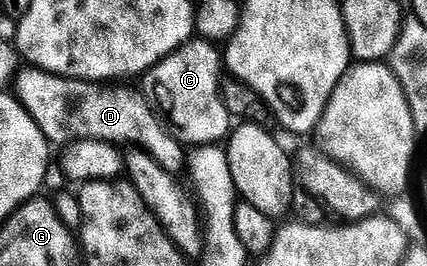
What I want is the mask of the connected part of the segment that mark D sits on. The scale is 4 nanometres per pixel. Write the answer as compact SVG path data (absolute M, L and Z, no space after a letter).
M26 68L21 71L17 86L16 97L18 101L30 113L32 120L36 120L36 124L43 136L46 137L46 141L55 147L63 146L66 148L76 142L108 142L111 144L131 142L131 147L145 151L159 166L163 166L168 171L178 172L181 166L183 169L187 165L188 154L183 143L179 142L173 133L167 129L163 119L156 113L155 107L146 99L141 89L125 90L122 87L125 85L122 84L77 82L74 78L62 78L59 74L47 74L44 70L33 68Z

